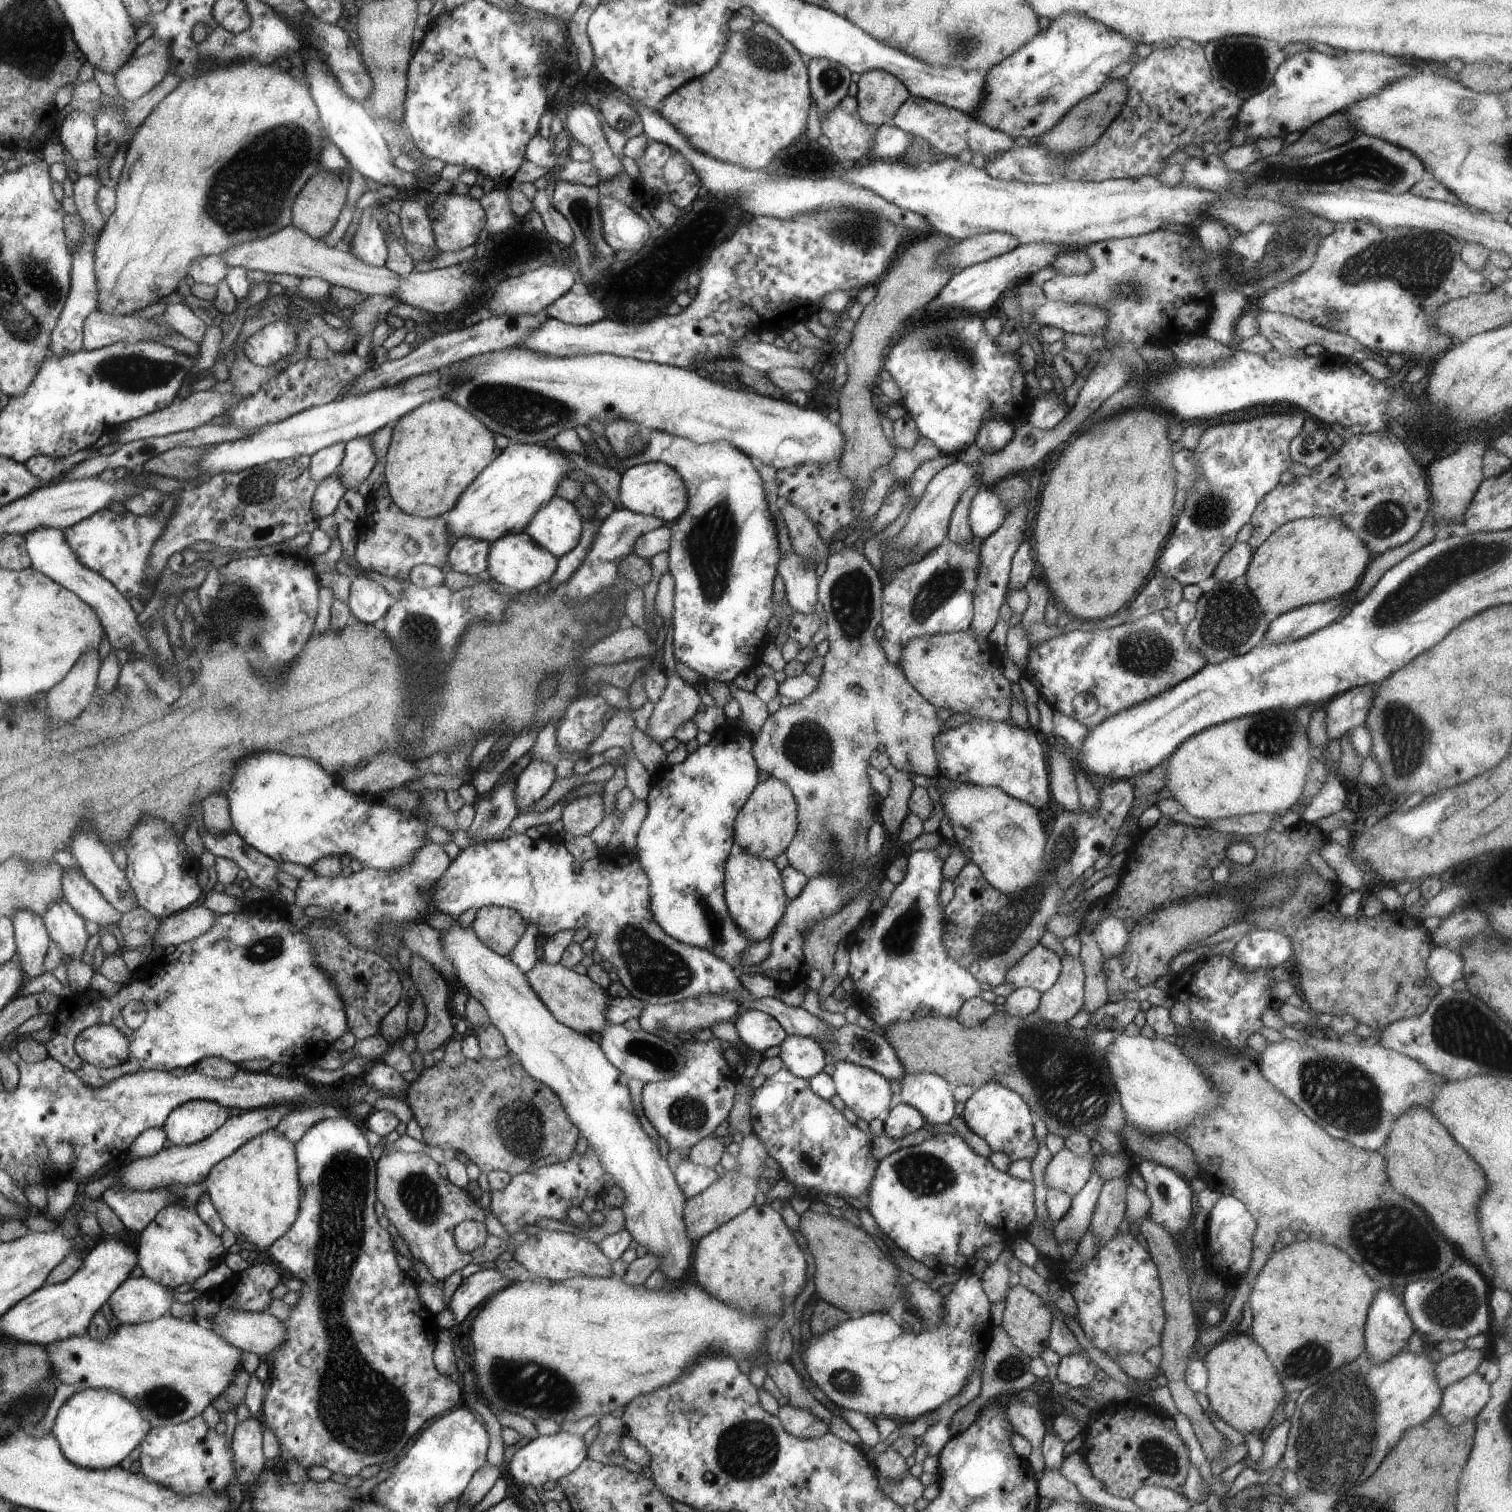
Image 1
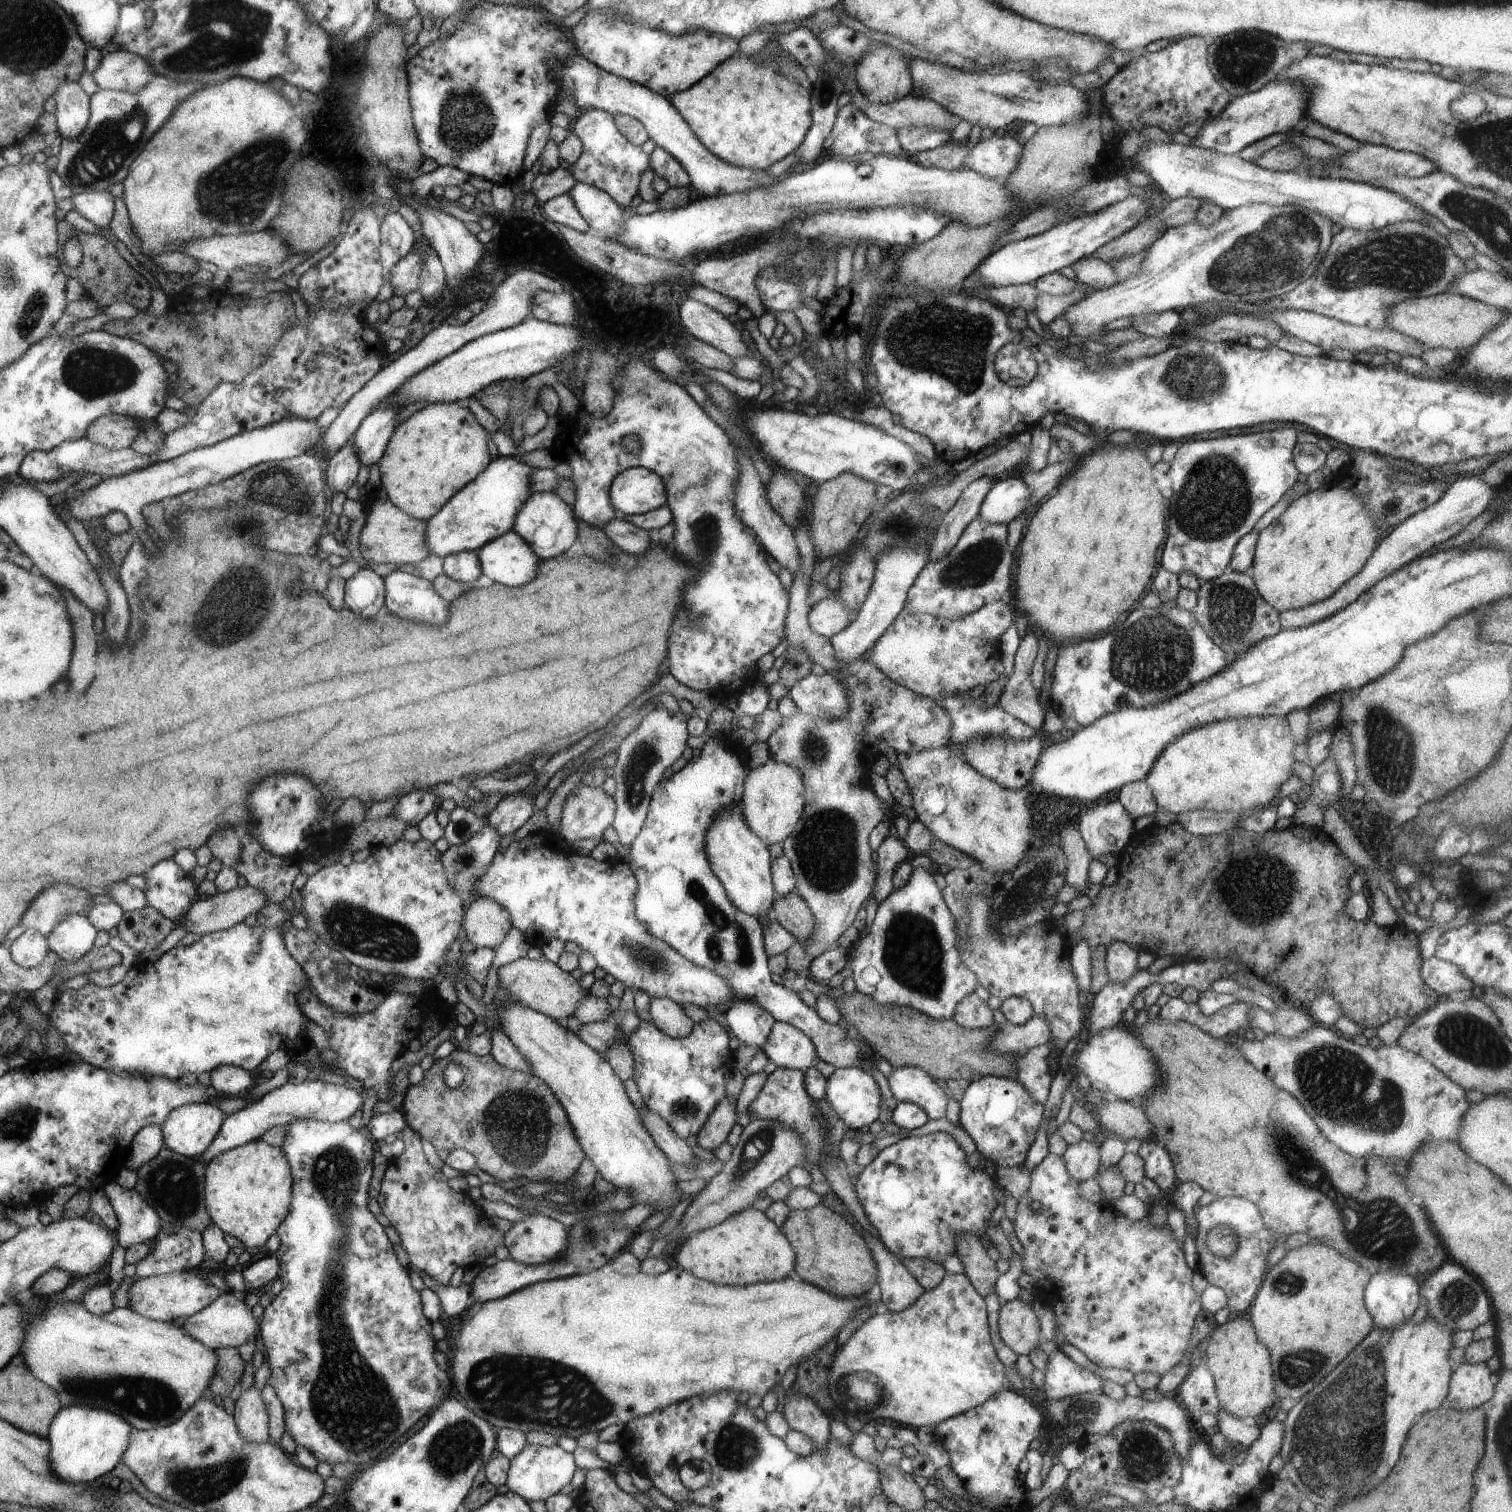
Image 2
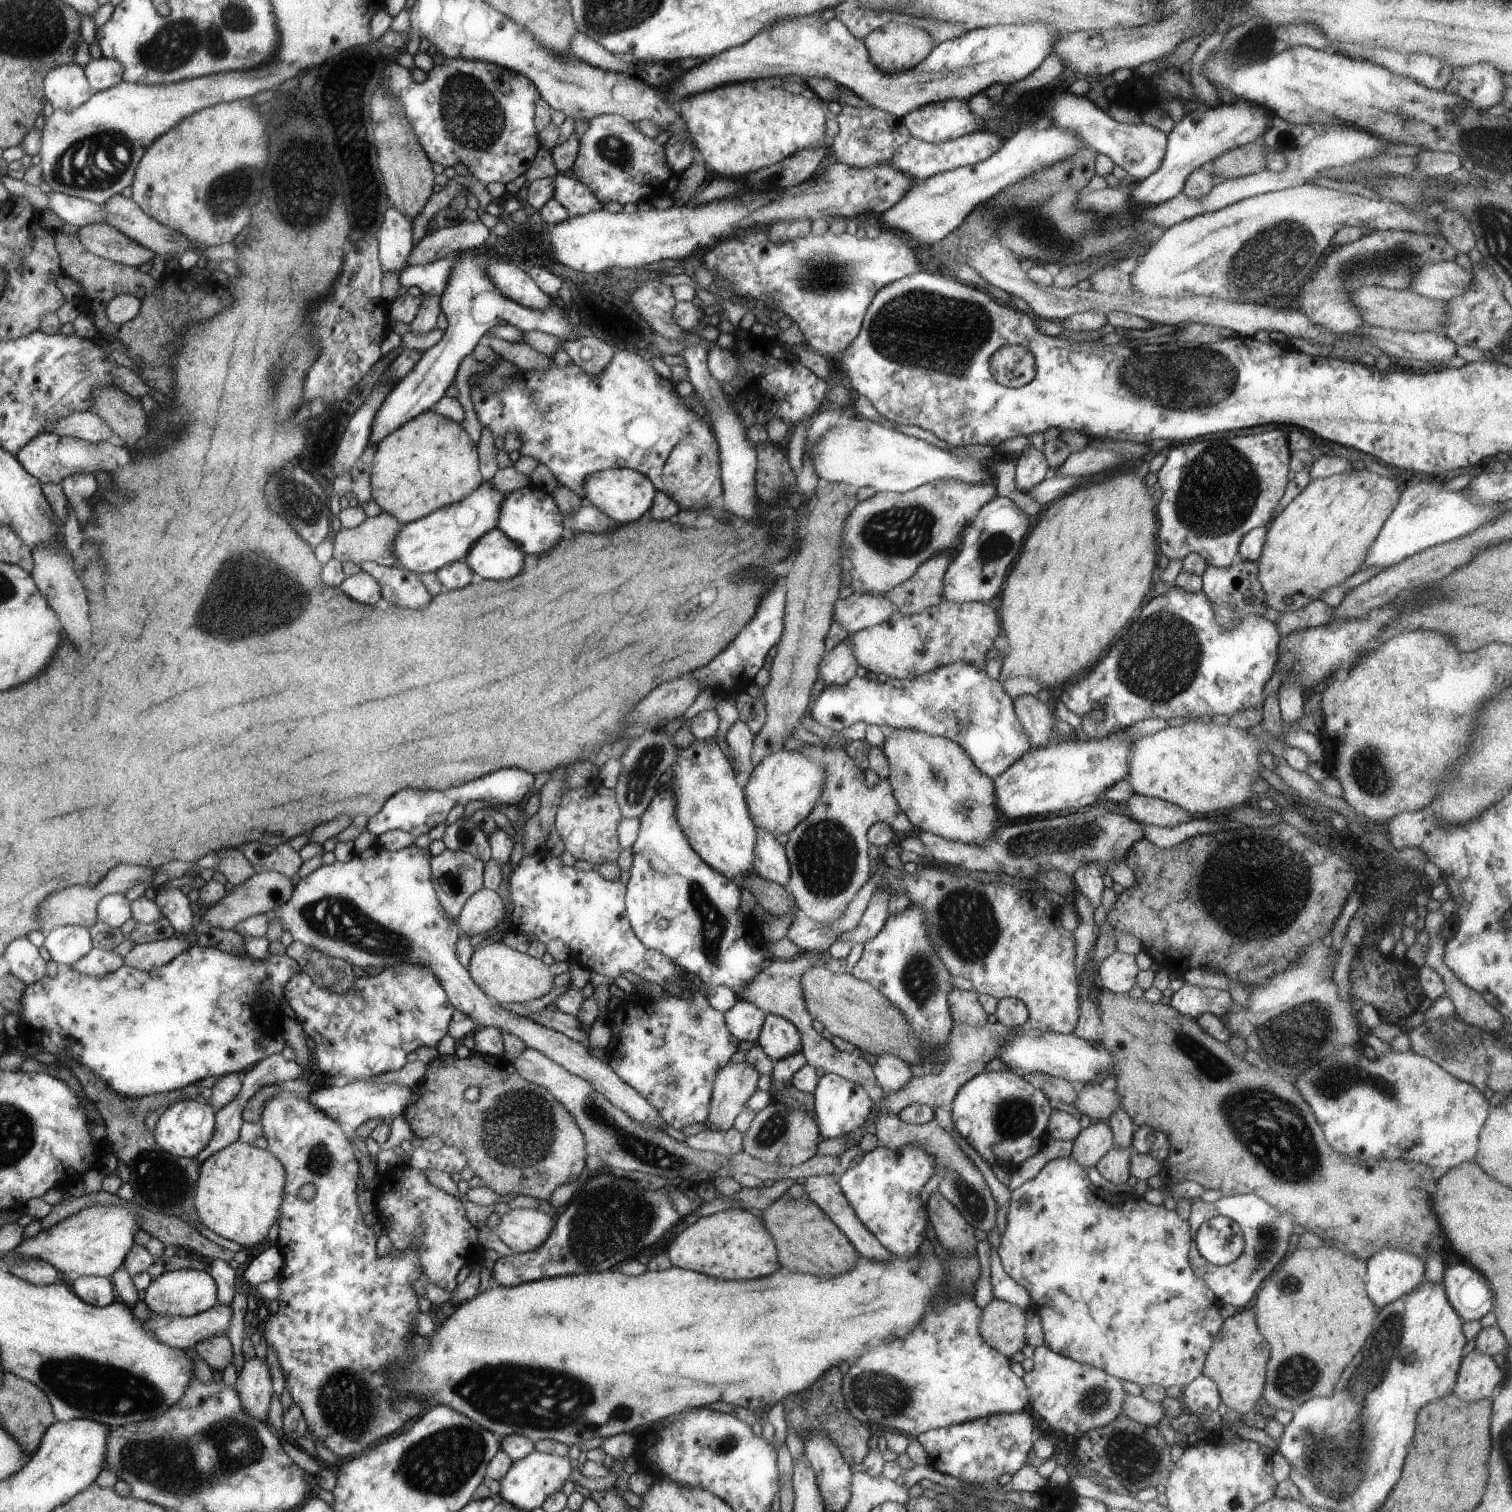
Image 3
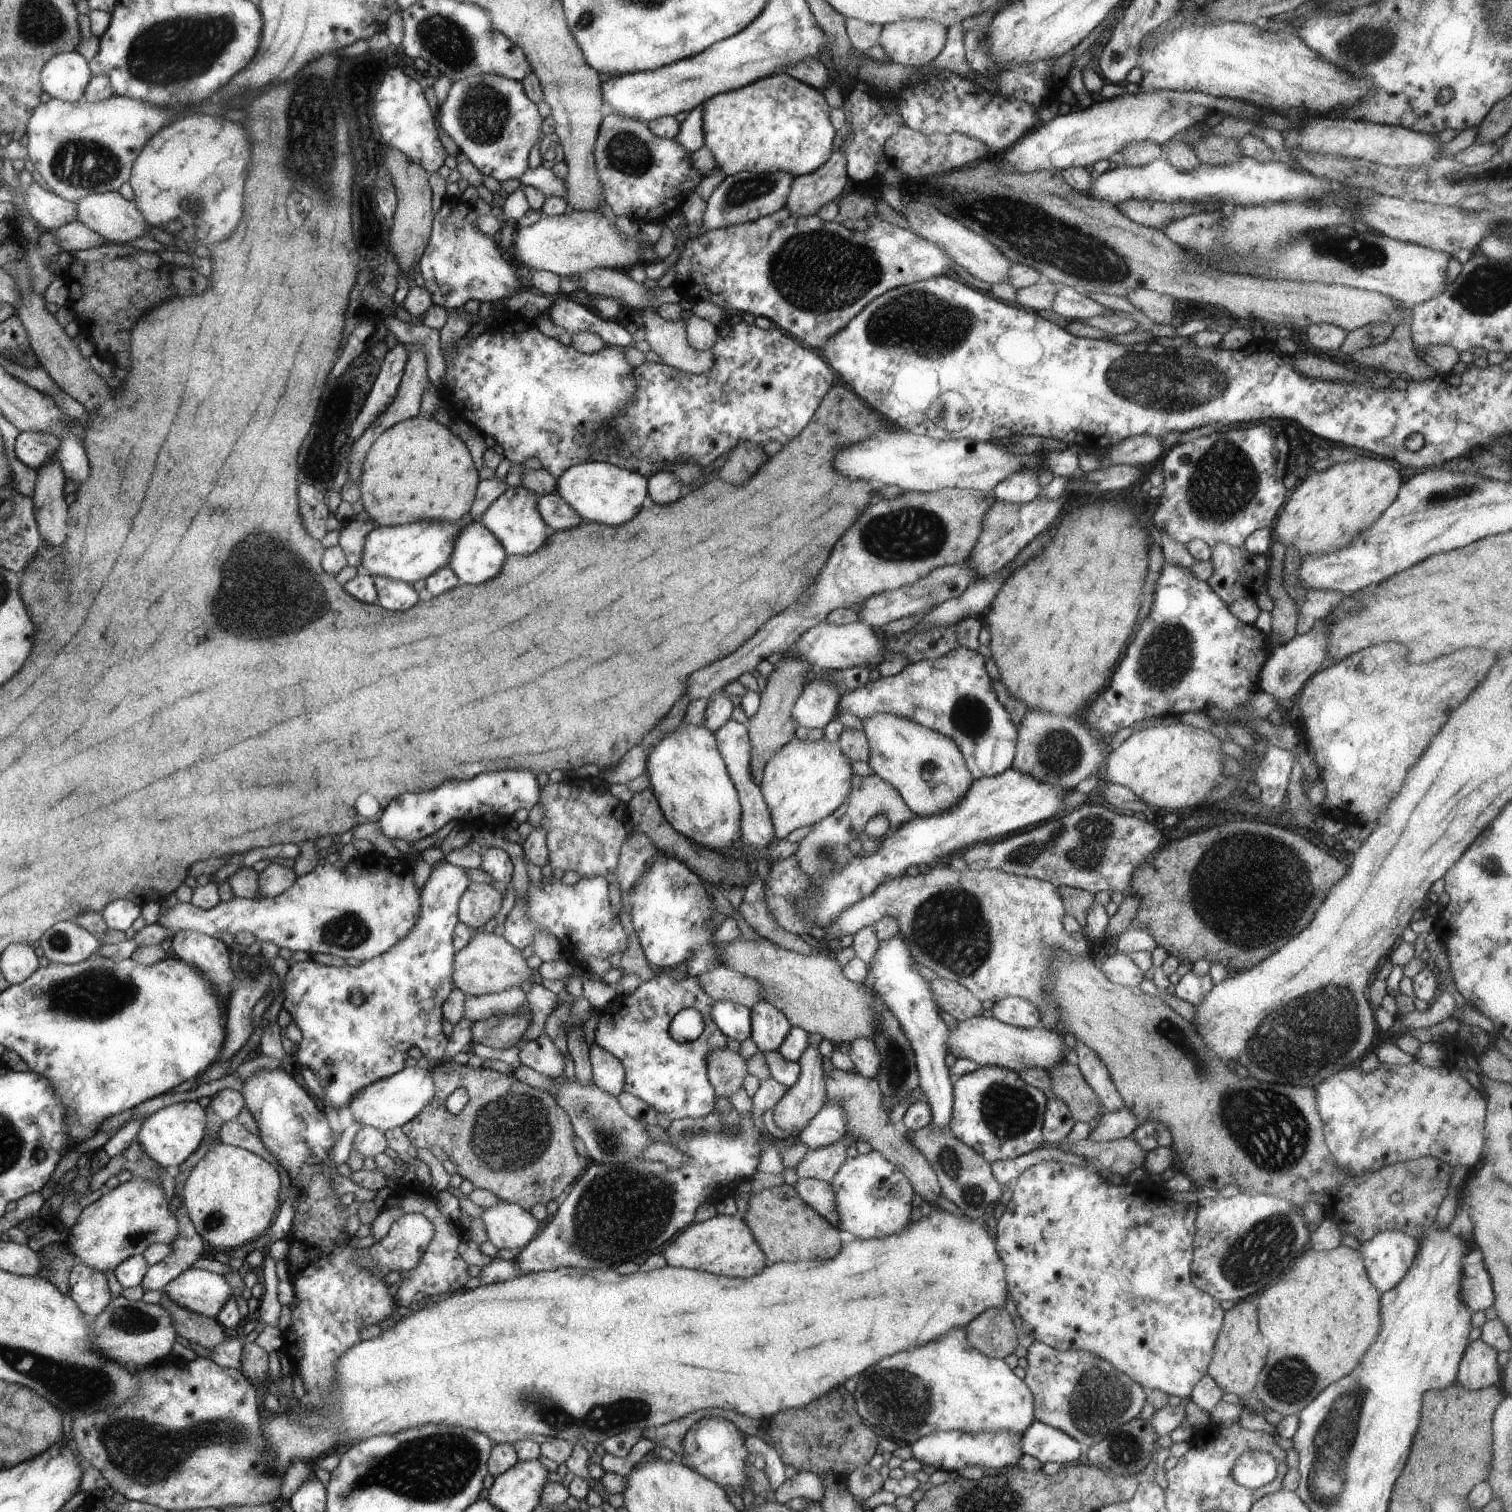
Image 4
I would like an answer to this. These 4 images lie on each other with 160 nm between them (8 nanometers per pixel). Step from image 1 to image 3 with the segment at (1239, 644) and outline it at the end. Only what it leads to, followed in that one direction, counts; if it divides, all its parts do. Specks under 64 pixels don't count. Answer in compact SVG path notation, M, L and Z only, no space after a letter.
M1237 560L1228 568L1207 566L1201 576L1202 590L1211 602L1215 618L1224 626L1235 628L1235 625L1246 615L1263 617L1269 607L1265 594L1258 580L1258 565L1256 562Z

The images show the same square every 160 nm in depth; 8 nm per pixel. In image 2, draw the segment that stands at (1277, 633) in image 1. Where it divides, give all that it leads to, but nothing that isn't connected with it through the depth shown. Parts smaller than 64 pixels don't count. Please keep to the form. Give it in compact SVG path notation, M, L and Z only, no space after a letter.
M1472 474L1457 479L1451 488L1434 504L1408 517L1402 524L1392 529L1390 534L1382 536L1377 549L1366 561L1364 568L1348 582L1345 582L1330 598L1299 609L1290 609L1279 613L1281 628L1297 629L1307 627L1346 608L1380 579L1392 574L1395 570L1414 559L1418 559L1419 556L1422 556L1424 552L1428 552L1434 546L1438 546L1438 544L1442 544L1442 542L1446 542L1449 538L1462 532L1474 518L1487 510L1489 502L1496 497L1496 491L1496 486L1489 486Z

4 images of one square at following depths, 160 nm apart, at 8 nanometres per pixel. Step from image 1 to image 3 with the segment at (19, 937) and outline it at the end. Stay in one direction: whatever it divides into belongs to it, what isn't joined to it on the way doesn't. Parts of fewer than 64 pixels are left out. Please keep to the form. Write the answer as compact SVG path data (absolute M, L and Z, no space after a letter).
M26 936L12 942L12 946L8 946L8 950L3 954L8 961L10 973L27 986L37 983L47 974L47 961L42 958L38 949Z

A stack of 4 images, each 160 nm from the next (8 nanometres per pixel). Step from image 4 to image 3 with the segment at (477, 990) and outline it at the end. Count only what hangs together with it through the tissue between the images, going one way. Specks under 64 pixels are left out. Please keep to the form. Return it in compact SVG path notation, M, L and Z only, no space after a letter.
M491 939L476 946L467 969L477 985L500 1005L538 1000L546 996L555 986L556 975L548 965L538 958L530 958L524 953L514 952L512 948L500 944L500 939L498 944L494 944L494 939Z

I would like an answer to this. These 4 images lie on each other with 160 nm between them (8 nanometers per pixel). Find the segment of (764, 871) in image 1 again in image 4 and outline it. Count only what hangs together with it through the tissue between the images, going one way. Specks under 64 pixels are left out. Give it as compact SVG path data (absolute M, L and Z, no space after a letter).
M682 722L674 732L666 734L648 754L646 774L654 786L654 796L665 819L681 835L701 847L718 852L727 851L741 840L742 802L713 731L704 725L694 726Z

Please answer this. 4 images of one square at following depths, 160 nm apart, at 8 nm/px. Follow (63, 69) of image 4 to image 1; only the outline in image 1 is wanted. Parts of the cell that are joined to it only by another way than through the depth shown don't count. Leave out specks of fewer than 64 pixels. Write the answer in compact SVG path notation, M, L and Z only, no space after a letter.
M67 110L58 136L76 161L89 161L97 154L97 128L95 119L89 114Z

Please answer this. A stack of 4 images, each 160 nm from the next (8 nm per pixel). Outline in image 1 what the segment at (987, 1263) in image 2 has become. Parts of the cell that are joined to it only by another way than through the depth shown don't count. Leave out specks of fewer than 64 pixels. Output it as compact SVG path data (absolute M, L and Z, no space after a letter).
M1005 1250L996 1261L988 1263L988 1266L982 1272L980 1280L991 1303L999 1303L1001 1300L1005 1300L1008 1289L1010 1289L1010 1284L1008 1284L1008 1280L1010 1280L1008 1262L1013 1257L1012 1250Z

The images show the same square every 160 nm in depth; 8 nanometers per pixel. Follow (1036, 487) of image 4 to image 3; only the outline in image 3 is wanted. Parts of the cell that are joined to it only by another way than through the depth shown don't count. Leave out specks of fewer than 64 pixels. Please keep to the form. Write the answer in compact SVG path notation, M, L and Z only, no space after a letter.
M1030 444L1016 460L1015 486L1021 492L1036 487L1049 475L1049 464L1044 451Z

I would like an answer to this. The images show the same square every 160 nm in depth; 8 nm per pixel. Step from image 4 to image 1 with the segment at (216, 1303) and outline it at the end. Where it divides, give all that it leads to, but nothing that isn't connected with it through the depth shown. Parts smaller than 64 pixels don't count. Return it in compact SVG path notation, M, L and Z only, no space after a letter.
M146 1276L136 1278L128 1277L109 1298L110 1308L120 1325L135 1325L153 1321L158 1317L169 1314L172 1306L173 1292L167 1292L167 1288L154 1282Z

